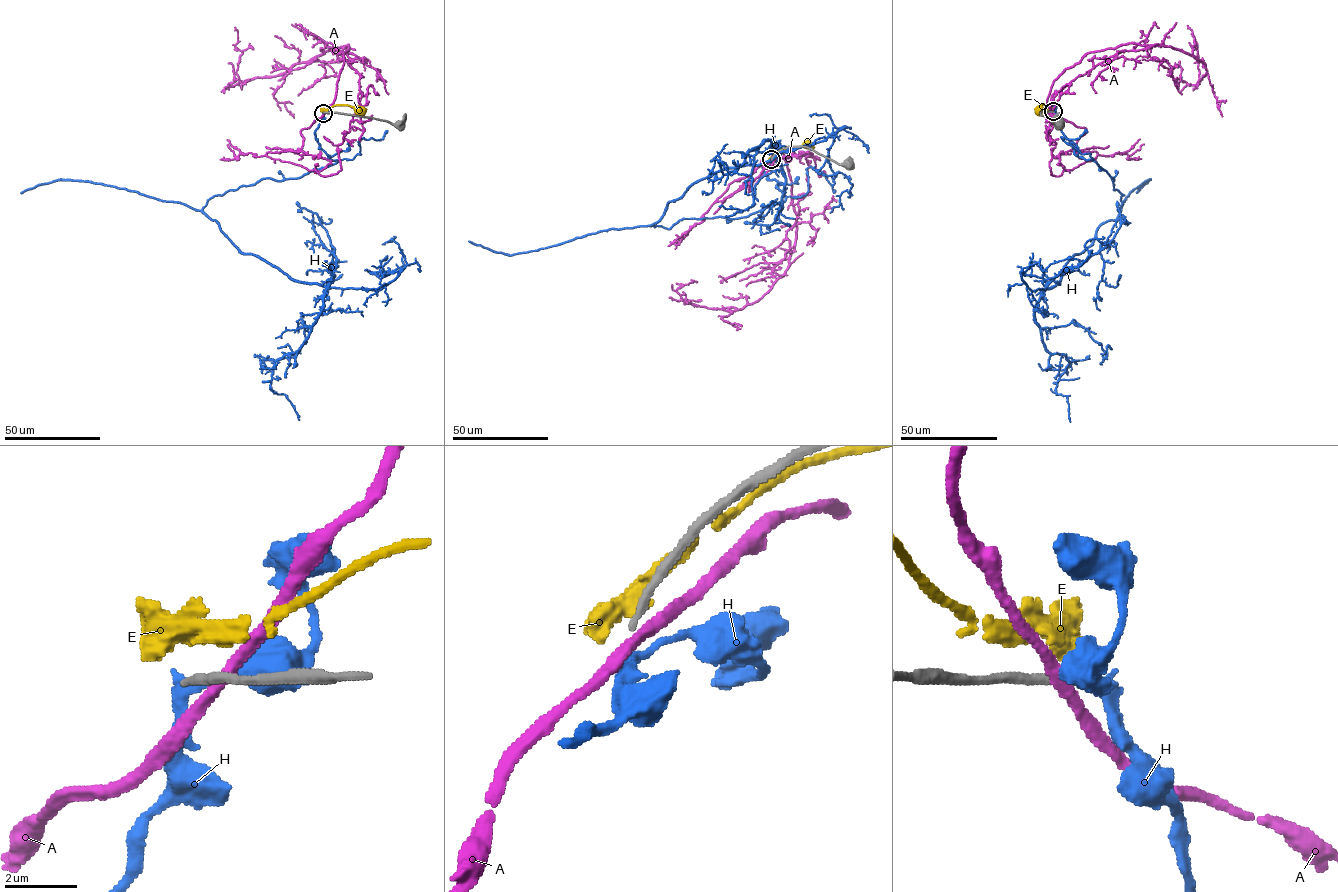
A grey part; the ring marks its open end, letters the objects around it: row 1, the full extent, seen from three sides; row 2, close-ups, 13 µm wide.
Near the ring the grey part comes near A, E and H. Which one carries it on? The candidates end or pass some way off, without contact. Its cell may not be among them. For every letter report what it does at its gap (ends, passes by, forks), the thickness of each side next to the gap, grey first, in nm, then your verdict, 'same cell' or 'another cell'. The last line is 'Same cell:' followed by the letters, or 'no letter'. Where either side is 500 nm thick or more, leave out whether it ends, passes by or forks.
A: it passes by; 190 nm thick on the grey side, 340 nm on the other; another cell
E: 190 nm thick on the grey side, 600 nm on the other; another cell
H: it passes by; 190 nm thick on the grey side, 300 nm on the other; another cell
Same cell: no letter

